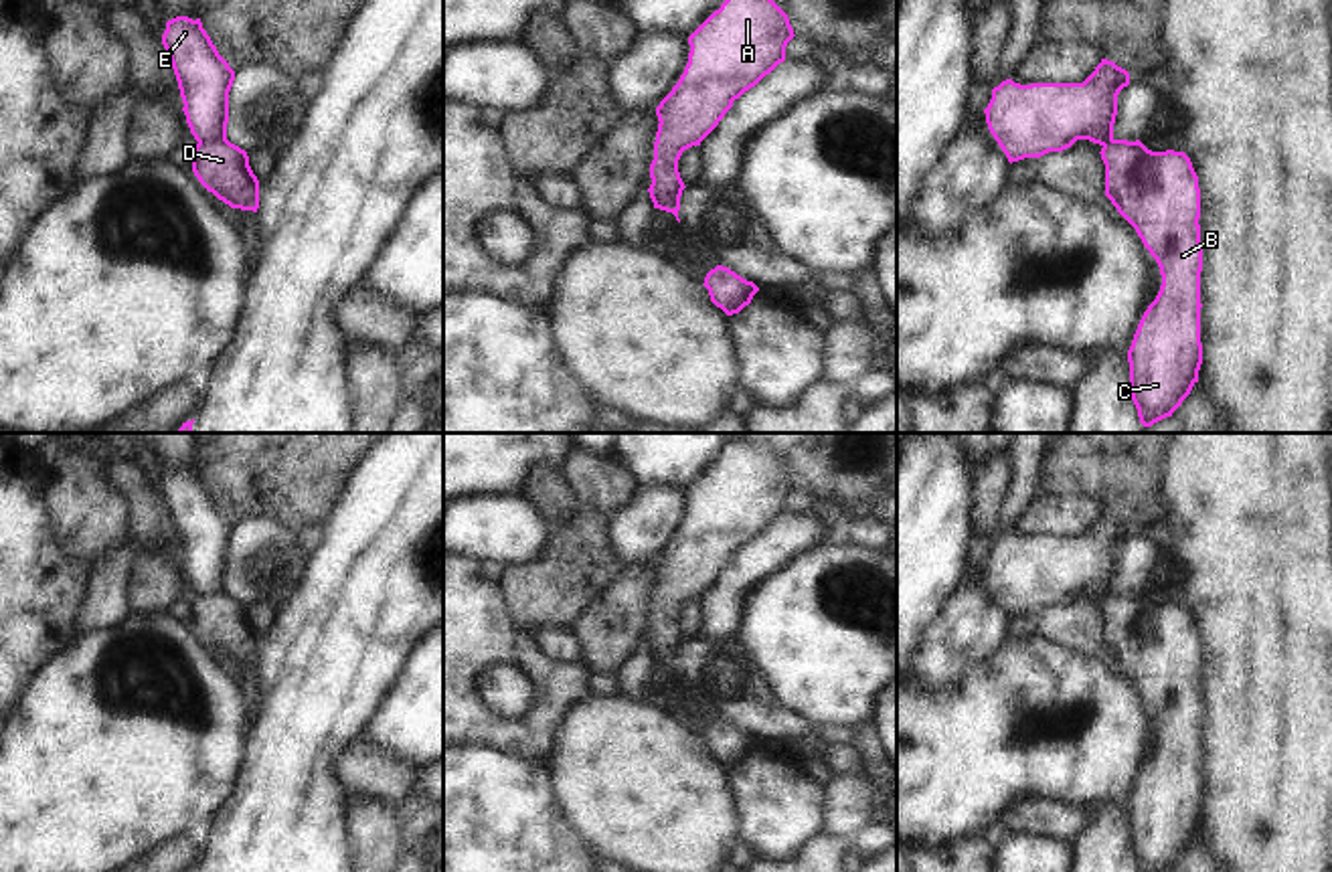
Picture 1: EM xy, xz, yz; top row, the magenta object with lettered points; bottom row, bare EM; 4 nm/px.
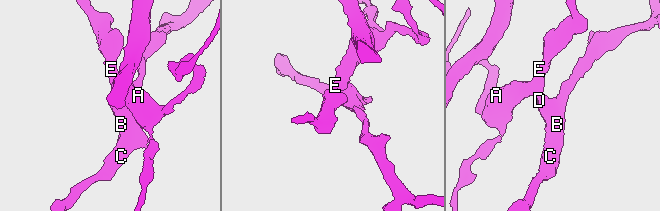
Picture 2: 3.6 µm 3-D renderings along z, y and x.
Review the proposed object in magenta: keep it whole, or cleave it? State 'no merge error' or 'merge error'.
merge error

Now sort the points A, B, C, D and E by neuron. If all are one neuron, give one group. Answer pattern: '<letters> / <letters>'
A E / B C D

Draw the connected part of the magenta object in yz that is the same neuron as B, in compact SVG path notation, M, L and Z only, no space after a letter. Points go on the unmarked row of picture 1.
M1109 593L1099 607L1105 649L1160 720L1160 745L1138 777L1128 815L1138 870L1166 872L1202 817L1198 629L1184 605L1152 605L1140 593Z

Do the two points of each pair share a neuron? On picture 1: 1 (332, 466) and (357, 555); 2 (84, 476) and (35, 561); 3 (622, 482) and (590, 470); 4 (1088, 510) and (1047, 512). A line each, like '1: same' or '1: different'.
1: different
2: different
3: same
4: same

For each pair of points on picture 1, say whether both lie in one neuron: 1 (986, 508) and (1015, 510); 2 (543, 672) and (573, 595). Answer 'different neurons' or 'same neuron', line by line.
1: different neurons
2: different neurons

